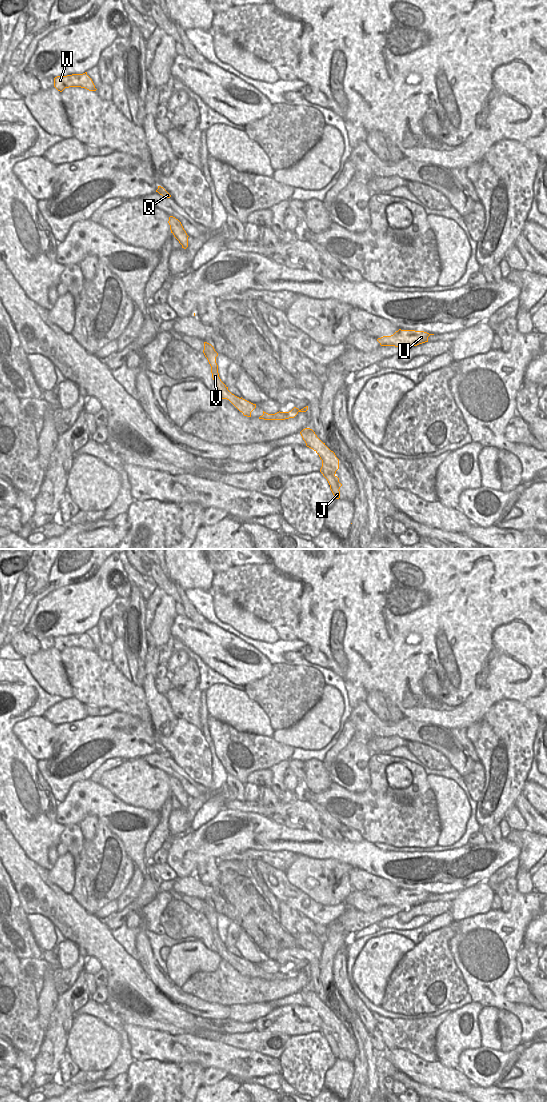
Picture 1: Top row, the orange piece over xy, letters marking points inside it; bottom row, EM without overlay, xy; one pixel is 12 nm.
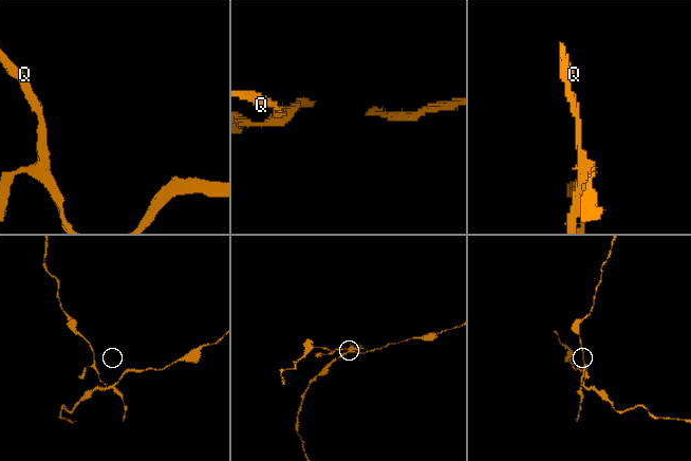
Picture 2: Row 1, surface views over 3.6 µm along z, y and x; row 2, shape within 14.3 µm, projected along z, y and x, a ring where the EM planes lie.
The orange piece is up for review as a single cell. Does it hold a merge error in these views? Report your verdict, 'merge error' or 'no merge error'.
merge error

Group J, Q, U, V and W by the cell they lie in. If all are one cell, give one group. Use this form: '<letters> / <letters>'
J Q V W / U

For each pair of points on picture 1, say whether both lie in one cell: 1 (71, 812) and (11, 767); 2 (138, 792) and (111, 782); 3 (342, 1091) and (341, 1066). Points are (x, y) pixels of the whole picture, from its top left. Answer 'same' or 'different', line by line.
1: different
2: same
3: same

